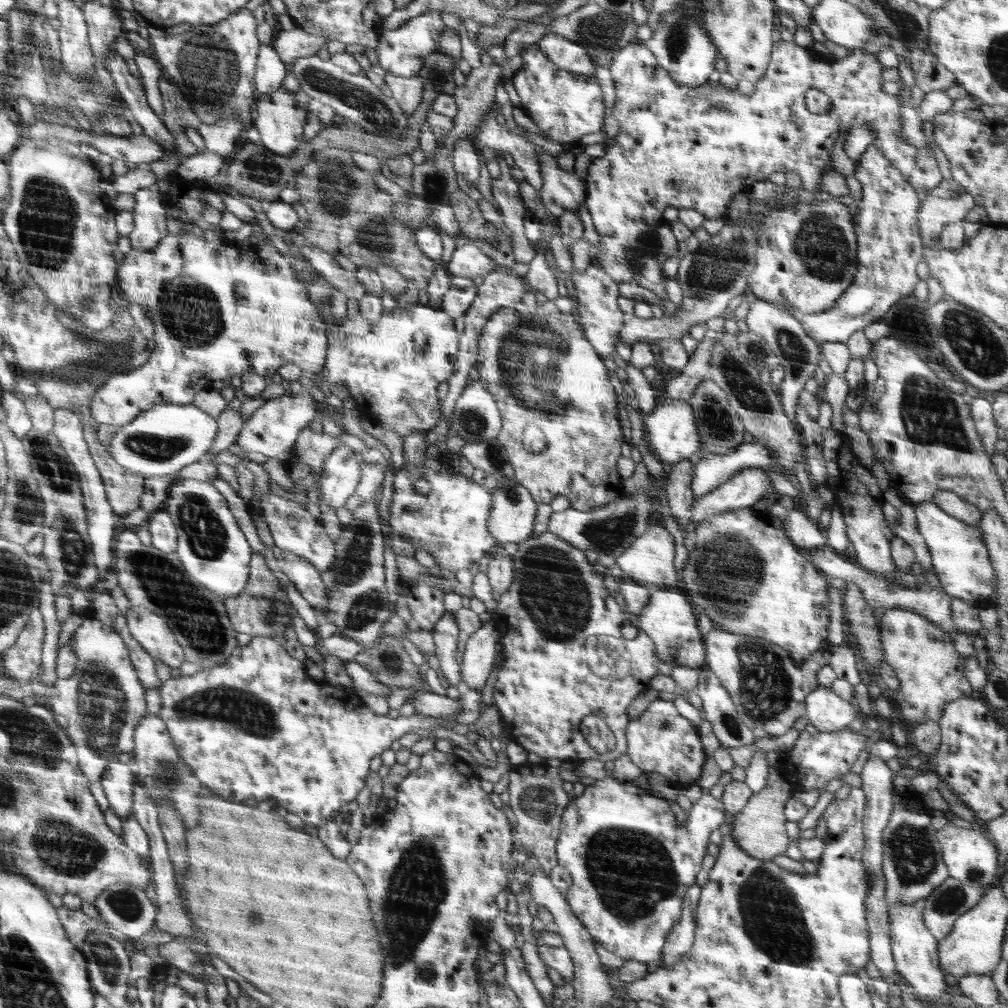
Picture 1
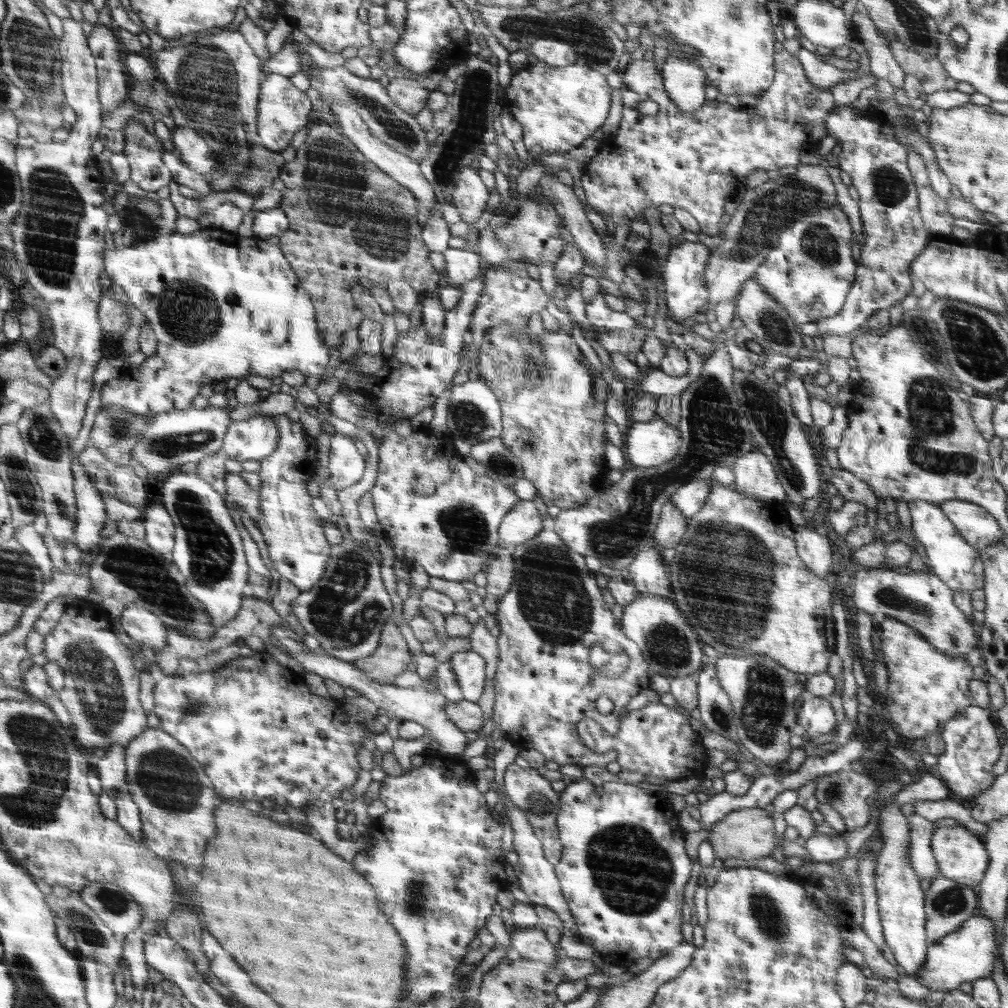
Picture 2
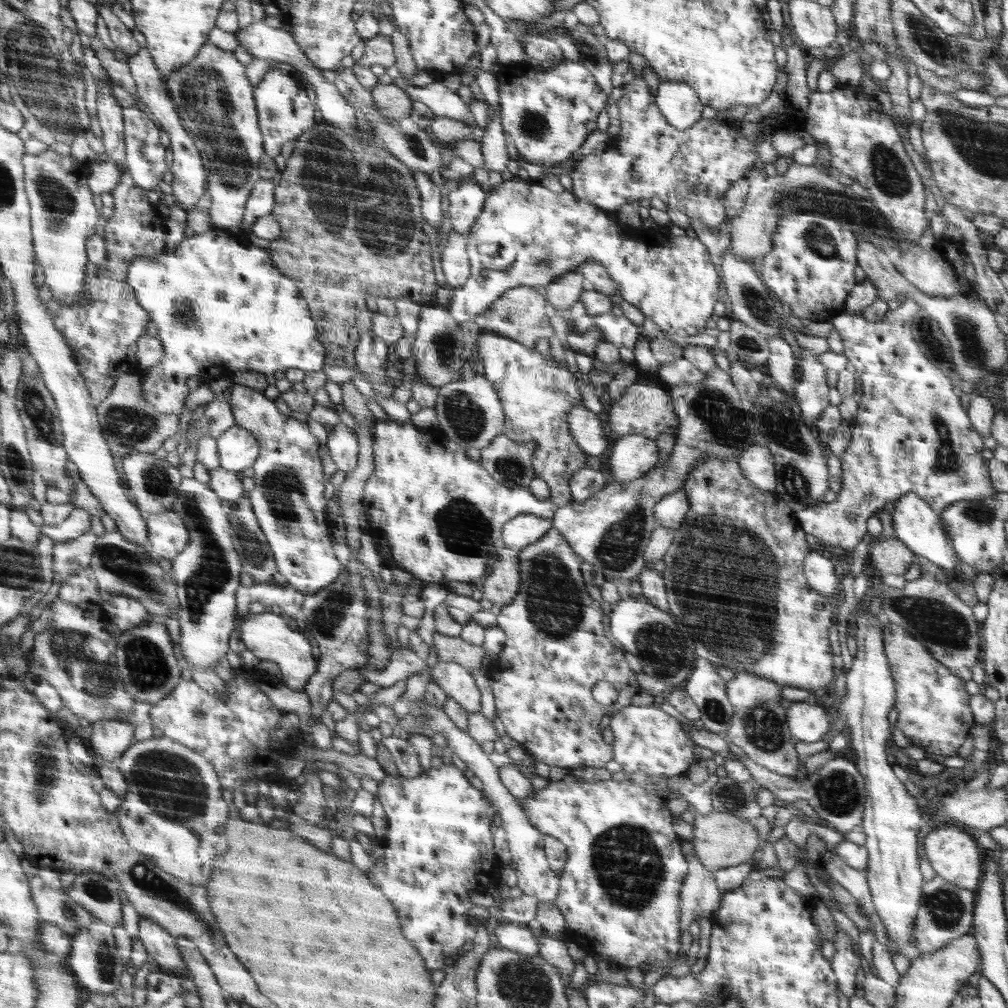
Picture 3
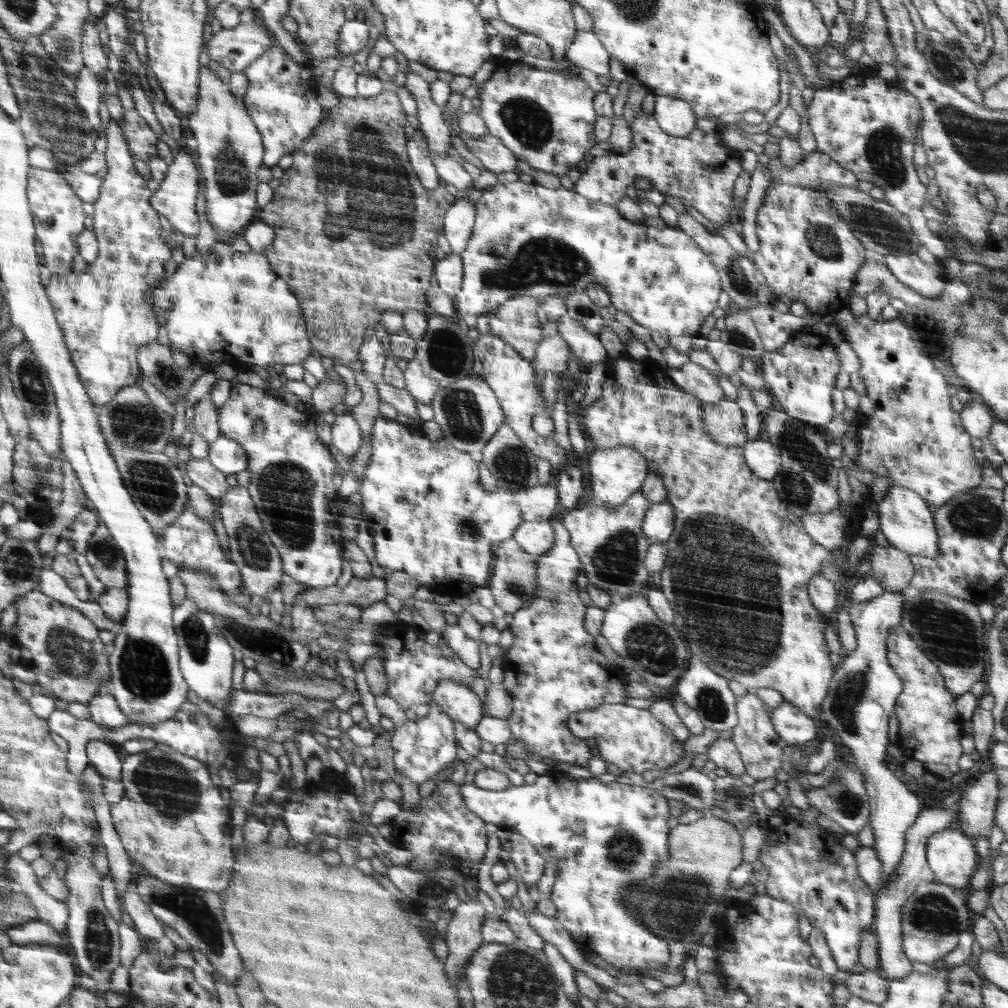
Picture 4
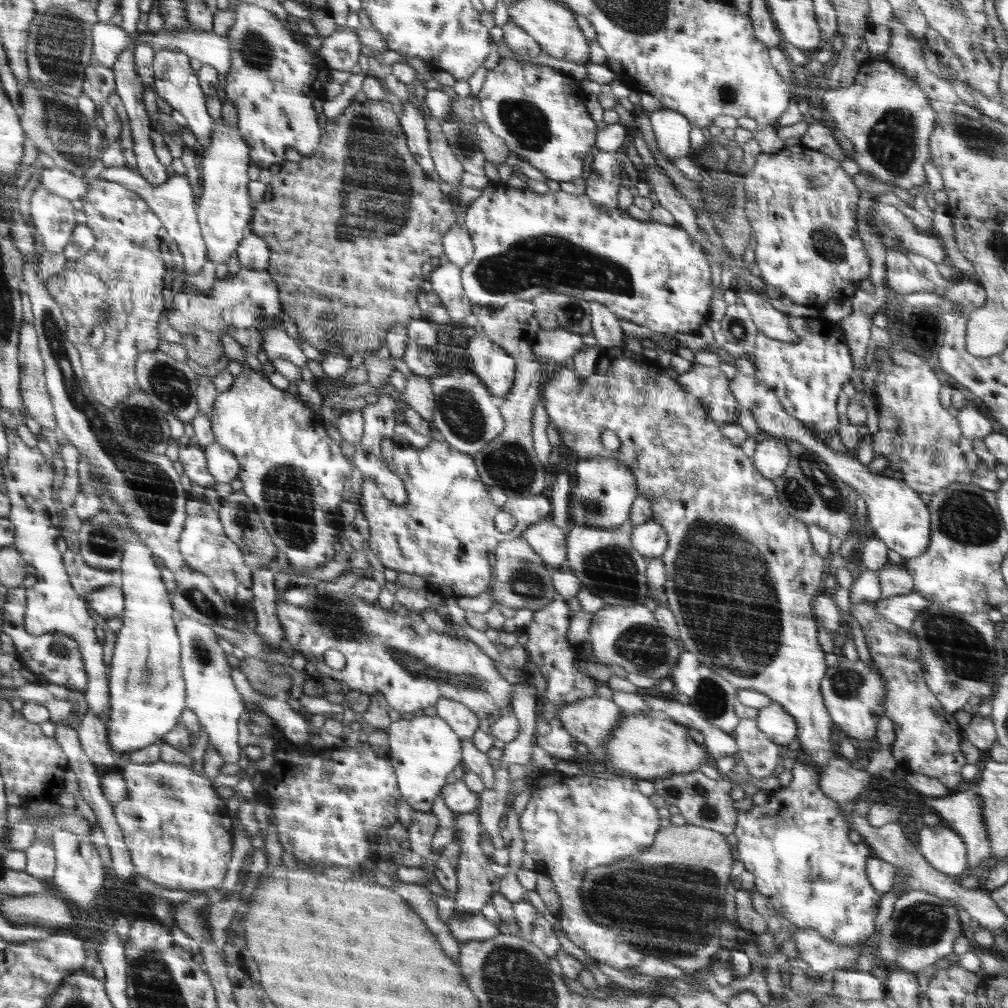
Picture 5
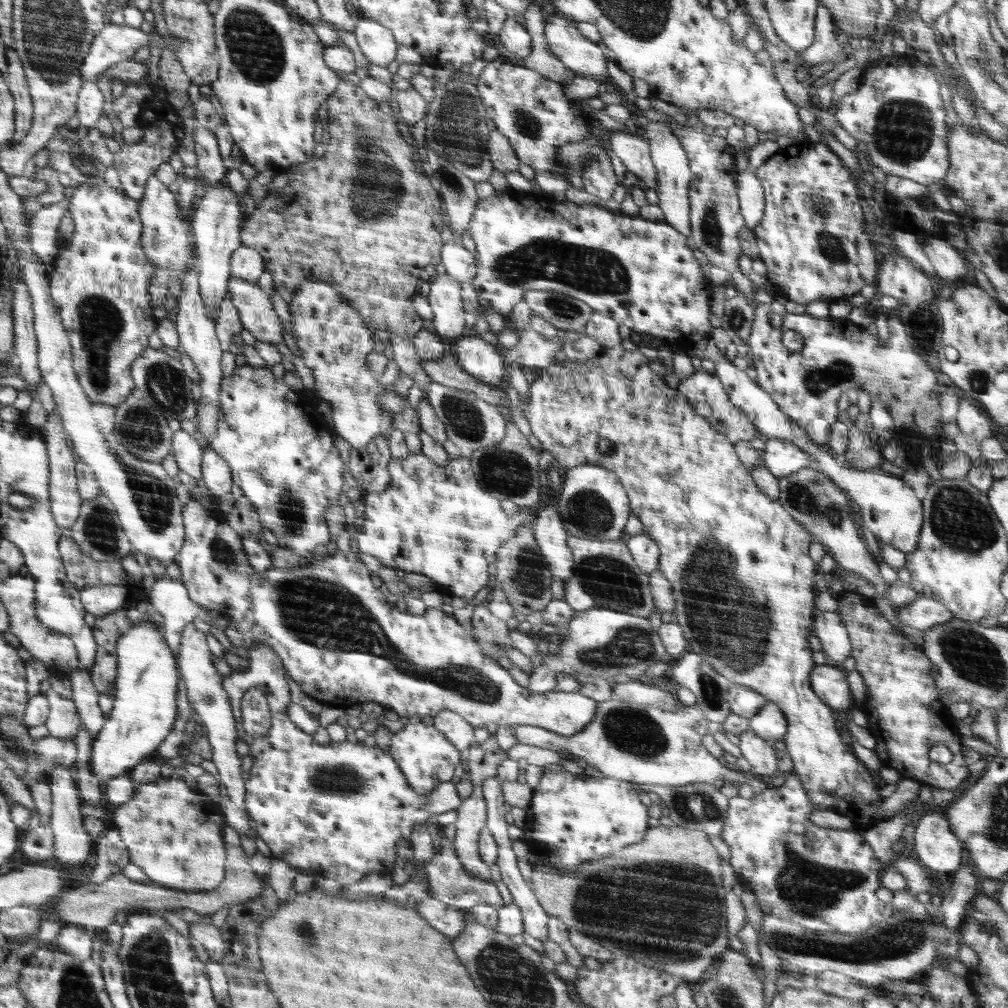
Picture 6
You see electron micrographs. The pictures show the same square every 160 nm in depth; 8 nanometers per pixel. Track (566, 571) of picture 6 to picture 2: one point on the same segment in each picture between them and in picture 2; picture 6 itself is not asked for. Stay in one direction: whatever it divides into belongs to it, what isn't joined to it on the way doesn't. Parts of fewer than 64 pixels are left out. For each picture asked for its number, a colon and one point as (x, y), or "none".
2: (523, 522)
3: (524, 530)
4: (537, 537)
5: (548, 539)

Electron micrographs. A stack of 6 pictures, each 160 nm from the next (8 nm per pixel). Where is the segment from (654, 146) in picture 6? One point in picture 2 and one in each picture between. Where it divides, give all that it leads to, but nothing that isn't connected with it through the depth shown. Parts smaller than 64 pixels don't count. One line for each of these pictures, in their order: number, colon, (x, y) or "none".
2: (684, 81)
3: (679, 104)
4: (675, 117)
5: (671, 130)

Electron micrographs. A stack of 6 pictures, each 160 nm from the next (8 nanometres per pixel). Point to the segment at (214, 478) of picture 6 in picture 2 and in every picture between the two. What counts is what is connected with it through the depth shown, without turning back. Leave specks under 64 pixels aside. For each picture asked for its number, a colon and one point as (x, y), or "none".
2: (254, 438)
3: (238, 448)
4: (229, 456)
5: (223, 465)

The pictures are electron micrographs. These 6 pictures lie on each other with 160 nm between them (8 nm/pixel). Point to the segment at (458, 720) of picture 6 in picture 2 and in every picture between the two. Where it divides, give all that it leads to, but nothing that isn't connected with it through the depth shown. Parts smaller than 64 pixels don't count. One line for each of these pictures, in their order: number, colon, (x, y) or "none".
2: (468, 666)
3: (456, 681)
4: (457, 700)
5: (462, 721)

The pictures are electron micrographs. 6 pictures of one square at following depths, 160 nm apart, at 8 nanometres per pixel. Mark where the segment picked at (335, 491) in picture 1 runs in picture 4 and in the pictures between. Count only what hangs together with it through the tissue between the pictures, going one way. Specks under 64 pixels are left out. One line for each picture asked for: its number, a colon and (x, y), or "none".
2: (347, 466)
3: (343, 443)
4: (347, 436)

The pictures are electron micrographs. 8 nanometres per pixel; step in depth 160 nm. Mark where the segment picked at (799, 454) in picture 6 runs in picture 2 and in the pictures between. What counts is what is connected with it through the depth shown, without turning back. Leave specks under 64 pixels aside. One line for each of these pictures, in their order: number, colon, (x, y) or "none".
2: (755, 477)
3: (756, 462)
4: (762, 457)
5: (771, 456)

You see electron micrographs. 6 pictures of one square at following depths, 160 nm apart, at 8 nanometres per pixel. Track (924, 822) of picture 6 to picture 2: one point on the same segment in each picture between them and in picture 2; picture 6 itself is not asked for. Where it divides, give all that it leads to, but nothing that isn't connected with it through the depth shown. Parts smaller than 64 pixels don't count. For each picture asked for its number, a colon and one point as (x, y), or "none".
2: (960, 856)
3: (952, 851)
4: (951, 855)
5: (943, 848)

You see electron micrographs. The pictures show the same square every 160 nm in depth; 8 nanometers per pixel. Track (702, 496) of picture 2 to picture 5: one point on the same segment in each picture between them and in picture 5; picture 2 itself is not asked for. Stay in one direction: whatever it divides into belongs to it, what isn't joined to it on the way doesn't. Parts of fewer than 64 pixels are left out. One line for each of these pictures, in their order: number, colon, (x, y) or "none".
3: (674, 507)
4: (658, 523)
5: (649, 539)

